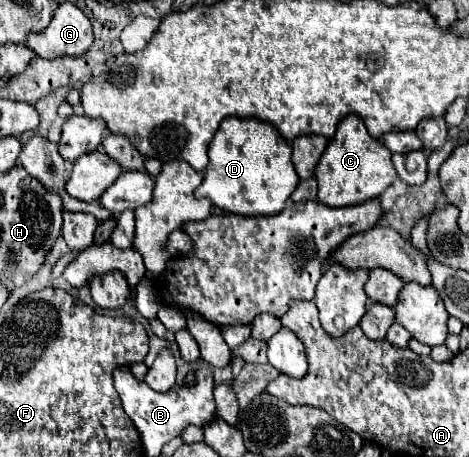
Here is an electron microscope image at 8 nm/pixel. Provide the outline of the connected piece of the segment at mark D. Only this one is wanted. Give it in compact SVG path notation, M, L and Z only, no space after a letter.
M225 118L209 142L207 156L209 164L195 196L209 198L217 208L229 214L279 214L299 182L291 162L291 146L277 128L257 118Z

